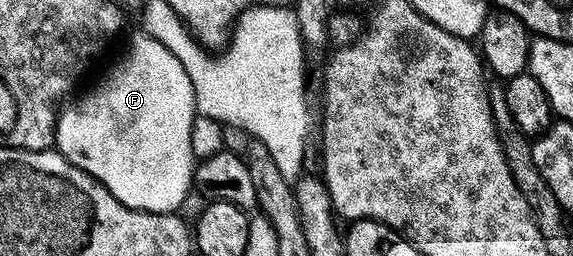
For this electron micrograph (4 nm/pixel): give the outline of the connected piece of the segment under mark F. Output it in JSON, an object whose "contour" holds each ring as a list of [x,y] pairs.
{"contour":[[[138,31],[129,41],[129,58],[119,62],[98,83],[94,93],[79,98],[74,105],[68,105],[66,104],[57,114],[56,152],[62,153],[75,167],[90,173],[100,185],[105,185],[107,191],[111,191],[111,195],[115,195],[115,199],[119,199],[119,203],[123,203],[127,207],[142,209],[148,213],[171,213],[180,210],[183,199],[190,193],[191,186],[194,184],[195,158],[191,151],[191,123],[195,116],[195,106],[191,79],[187,75],[187,71],[183,71],[183,63],[179,63],[179,59],[175,59],[175,55],[171,55],[171,51],[167,51],[167,47],[163,47],[163,43],[156,41],[150,33]]]}

